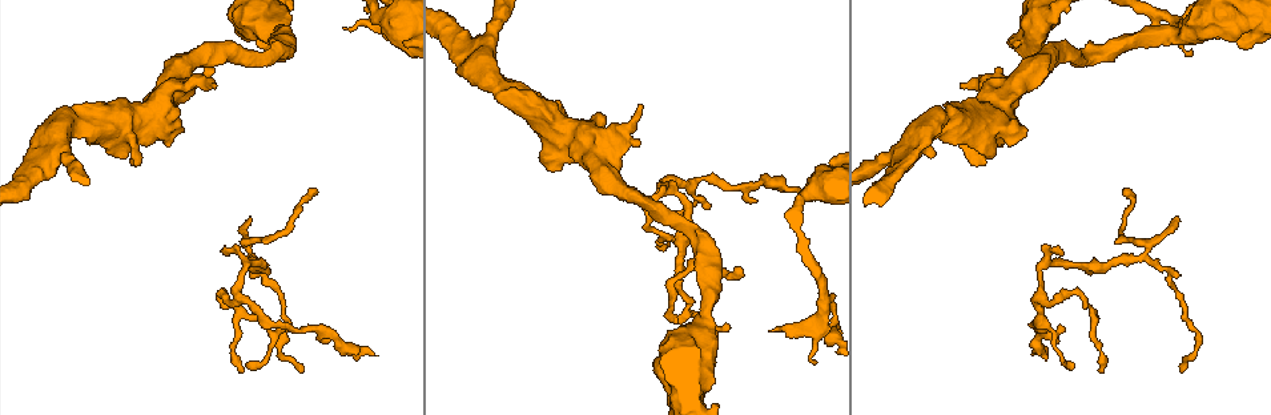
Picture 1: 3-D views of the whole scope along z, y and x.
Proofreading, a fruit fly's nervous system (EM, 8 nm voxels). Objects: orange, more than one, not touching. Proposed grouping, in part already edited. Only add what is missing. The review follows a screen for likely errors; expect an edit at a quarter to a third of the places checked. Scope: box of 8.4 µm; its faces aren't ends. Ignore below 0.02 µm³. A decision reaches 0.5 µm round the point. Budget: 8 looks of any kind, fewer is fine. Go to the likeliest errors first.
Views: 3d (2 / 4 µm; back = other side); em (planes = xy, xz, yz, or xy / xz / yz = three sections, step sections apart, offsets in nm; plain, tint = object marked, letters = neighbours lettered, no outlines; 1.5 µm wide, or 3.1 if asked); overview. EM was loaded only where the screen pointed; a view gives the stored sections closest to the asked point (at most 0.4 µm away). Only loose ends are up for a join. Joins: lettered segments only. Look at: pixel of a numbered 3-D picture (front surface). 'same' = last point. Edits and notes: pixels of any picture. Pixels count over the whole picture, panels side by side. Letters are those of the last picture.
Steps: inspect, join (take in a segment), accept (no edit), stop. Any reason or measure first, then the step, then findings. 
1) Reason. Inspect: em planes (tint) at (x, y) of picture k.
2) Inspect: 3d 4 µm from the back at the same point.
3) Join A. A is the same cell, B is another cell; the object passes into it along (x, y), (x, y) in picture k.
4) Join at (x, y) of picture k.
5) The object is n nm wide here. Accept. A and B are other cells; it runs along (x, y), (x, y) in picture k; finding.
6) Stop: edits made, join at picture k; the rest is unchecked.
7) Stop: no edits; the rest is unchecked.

An open end. Inspect: em planes (letters) at (345, 28) of picture 1.

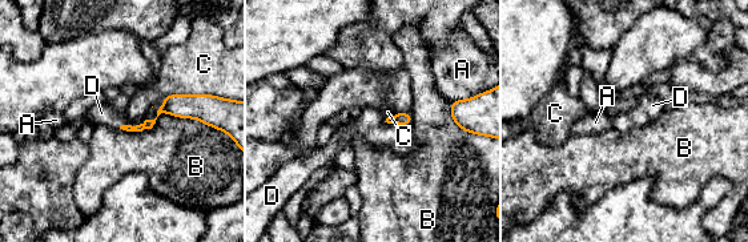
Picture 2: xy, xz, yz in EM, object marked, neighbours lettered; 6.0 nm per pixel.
Join D. D is the same cell, A, B and C are other cells; the object passes into it along (148, 124), (127, 125), (101, 113) in picture 2; the neuron continues.

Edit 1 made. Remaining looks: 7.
Stops while still wide. Inspect: 3d 4 µm at (258, 47) of picture 1.

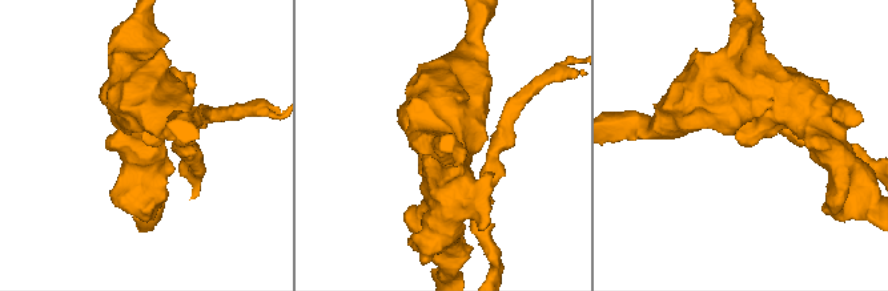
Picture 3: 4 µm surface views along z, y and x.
Inspect: em xz step 8 (letters) at (147, 142) of picture 3.

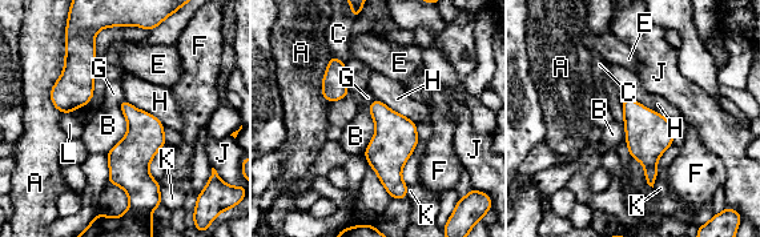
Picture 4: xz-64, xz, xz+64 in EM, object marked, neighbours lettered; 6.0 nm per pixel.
Accept. A, B, C, E, F, G, H, J, K and L are other cells; none of them fits.

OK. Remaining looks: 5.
Tapers out. Inspect: em planes (letters) at (795, 189) of picture 1.

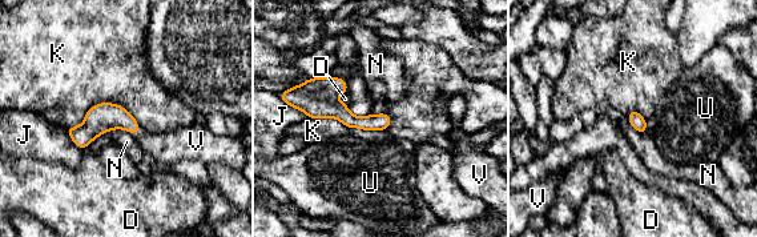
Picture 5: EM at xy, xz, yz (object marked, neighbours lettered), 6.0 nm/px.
Join V. V is the same cell, D, J, K, N and U are other cells; the object passes into it along (101, 117), (137, 131), (166, 148) in picture 5; it goes on there.

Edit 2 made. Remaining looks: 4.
Stop: edits made, join at picture 2, join at picture 5; the rest is unchecked.

